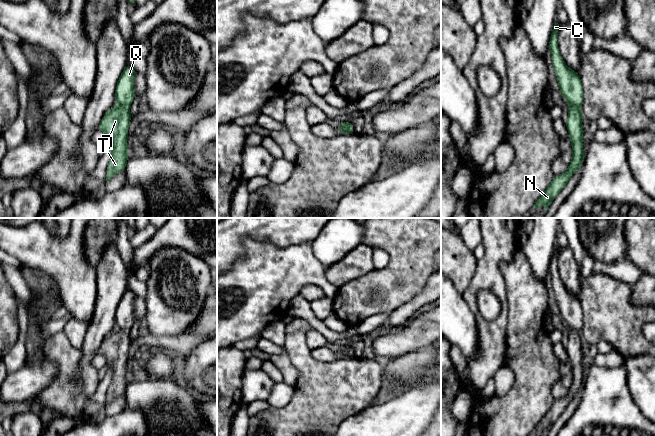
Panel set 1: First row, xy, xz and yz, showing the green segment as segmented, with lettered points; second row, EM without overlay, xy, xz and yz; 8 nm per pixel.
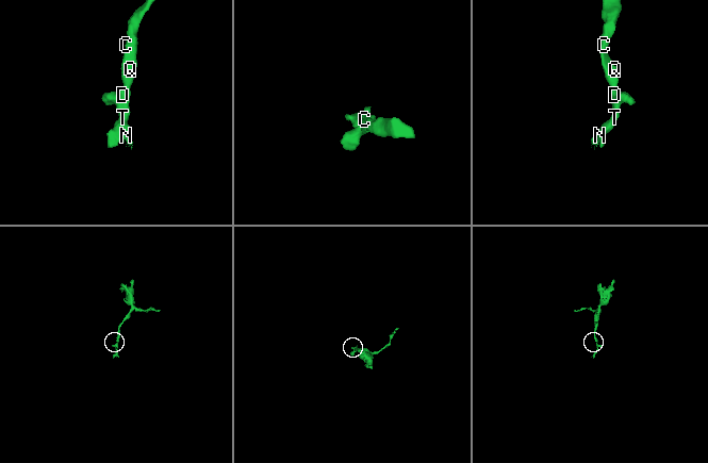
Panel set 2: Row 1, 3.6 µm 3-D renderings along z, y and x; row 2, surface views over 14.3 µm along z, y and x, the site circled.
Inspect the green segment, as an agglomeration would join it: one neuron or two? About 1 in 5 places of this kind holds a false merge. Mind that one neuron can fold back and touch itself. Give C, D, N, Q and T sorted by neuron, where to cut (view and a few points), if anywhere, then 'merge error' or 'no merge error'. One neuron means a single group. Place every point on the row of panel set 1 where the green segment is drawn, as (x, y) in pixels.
C D N Q T | no cut | no merge error

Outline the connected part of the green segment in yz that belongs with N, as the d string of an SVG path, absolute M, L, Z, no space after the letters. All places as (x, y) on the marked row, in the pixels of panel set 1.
M556 20L549 40L549 49L552 54L552 64L558 79L559 90L569 105L566 127L570 135L573 154L568 170L561 175L555 176L549 187L534 204L533 208L537 208L543 203L546 211L552 200L565 187L571 176L581 168L584 159L582 141L584 130L582 126L582 112L580 110L583 101L583 88L579 73L569 69L560 55L557 43L560 25L561 23Z

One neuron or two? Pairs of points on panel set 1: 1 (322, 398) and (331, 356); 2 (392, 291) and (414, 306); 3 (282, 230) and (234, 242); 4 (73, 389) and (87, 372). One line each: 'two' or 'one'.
1: two
2: two
3: one
4: two

